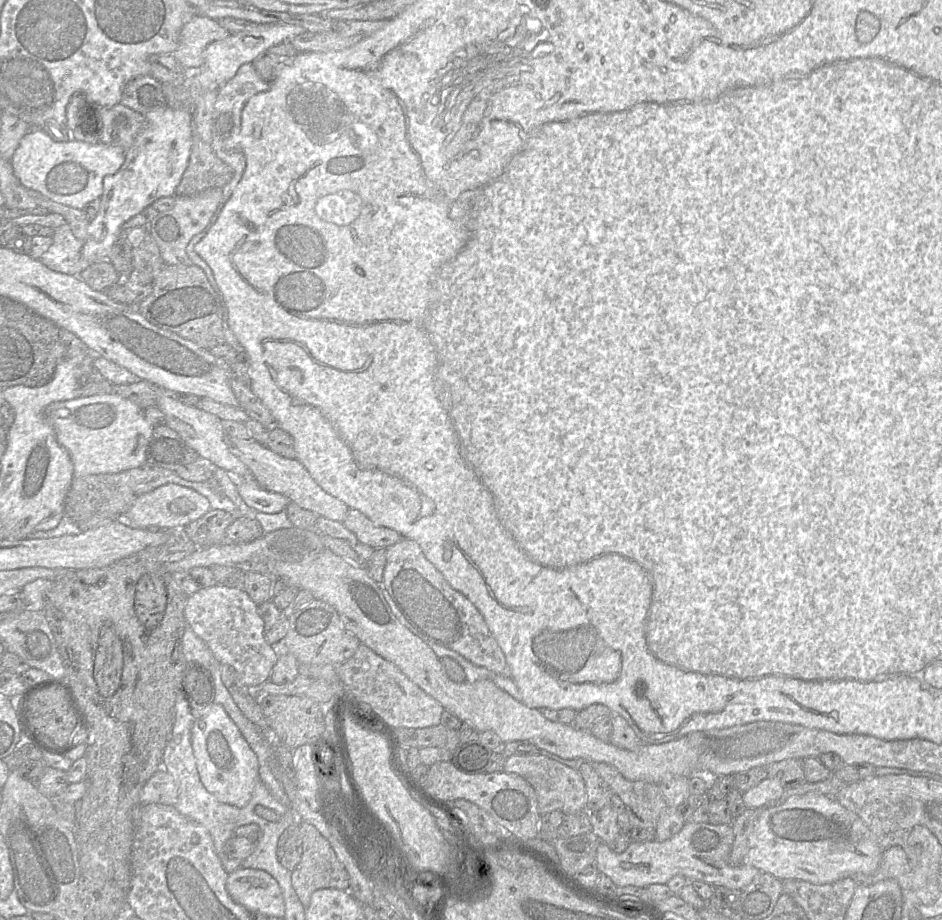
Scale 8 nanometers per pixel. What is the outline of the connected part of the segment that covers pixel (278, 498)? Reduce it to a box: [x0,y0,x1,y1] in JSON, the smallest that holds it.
[237,477,290,514]

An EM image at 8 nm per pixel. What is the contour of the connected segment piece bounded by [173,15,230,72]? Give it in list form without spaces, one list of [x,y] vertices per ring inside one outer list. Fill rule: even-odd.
[[[195,15],[182,28],[179,45],[173,55],[186,71],[191,72],[204,63],[207,46],[229,34],[217,20]]]

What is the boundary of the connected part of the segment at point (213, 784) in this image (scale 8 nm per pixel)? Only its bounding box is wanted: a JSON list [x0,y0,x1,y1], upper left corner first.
[191,703,259,807]

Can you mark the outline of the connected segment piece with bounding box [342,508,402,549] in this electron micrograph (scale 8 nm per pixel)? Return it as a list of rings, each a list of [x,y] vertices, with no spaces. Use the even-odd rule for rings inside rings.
[[[349,508],[342,523],[361,543],[373,549],[388,548],[402,539],[397,531],[375,525],[357,509]]]

